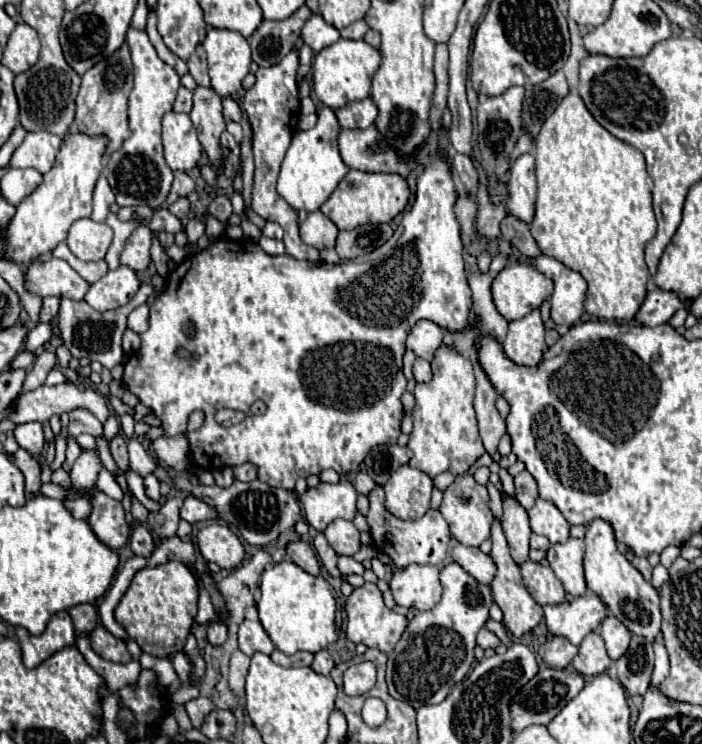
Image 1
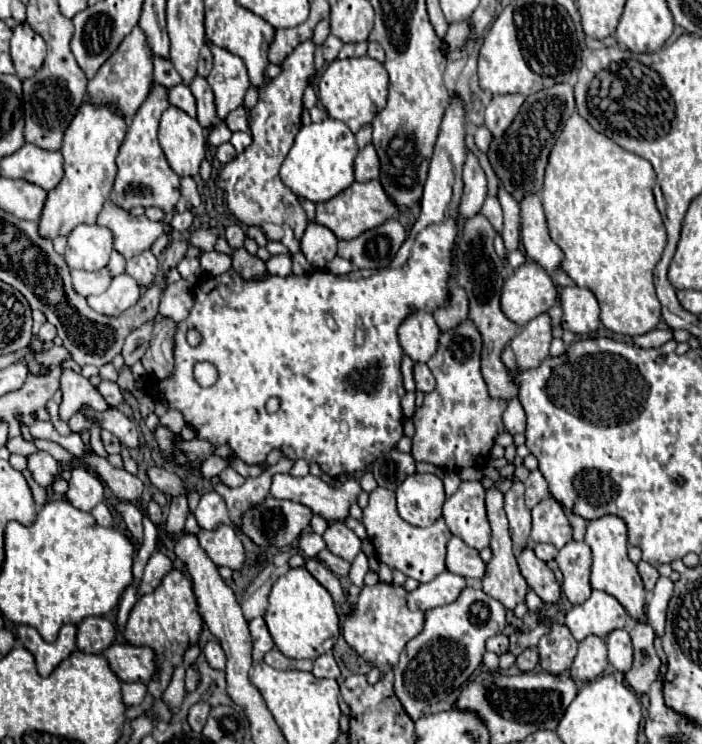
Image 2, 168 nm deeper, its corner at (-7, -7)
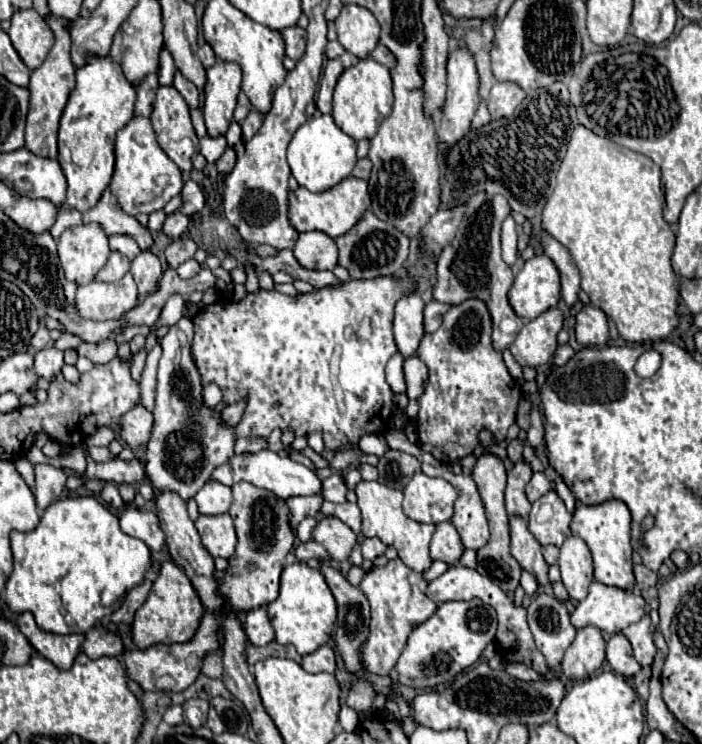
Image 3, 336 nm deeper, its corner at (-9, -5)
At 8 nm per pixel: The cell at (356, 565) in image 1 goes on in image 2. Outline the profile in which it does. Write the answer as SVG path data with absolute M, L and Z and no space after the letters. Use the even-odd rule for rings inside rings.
M321 550L317 556L315 556L317 560L321 560L333 574L337 574L337 576L347 576L349 574L349 562L345 562L343 558L339 558L339 556L335 556L335 554L331 554L329 550Z

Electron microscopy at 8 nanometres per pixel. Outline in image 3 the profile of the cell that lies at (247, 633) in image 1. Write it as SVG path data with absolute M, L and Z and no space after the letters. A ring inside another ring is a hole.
M255 608L255 610L247 612L245 632L247 632L249 642L255 644L255 646L267 646L269 642L275 640L273 626L271 626L271 622L267 618L267 610L265 608Z

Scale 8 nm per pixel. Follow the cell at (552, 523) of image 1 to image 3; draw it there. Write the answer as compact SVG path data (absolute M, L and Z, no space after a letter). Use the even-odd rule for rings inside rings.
M549 490L545 496L533 502L533 508L529 512L529 532L543 546L561 546L565 538L571 536L571 518L573 516L567 512L557 492Z

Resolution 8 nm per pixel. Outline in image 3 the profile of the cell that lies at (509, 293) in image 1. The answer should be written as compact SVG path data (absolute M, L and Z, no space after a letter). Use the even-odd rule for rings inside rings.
M545 254L527 260L509 290L509 304L515 314L523 320L533 320L551 306L557 306L559 300L561 286L555 264Z

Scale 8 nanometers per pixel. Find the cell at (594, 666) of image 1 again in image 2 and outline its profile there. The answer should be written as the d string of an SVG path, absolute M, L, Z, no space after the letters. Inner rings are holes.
M587 636L579 642L579 652L569 668L573 680L589 682L599 678L607 670L607 646L599 636Z

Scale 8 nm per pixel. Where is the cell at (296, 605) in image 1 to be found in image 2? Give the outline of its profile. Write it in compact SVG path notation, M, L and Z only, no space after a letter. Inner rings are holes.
M291 568L287 574L279 576L269 594L265 622L275 646L289 658L315 660L329 652L339 636L339 616L335 602L307 568Z

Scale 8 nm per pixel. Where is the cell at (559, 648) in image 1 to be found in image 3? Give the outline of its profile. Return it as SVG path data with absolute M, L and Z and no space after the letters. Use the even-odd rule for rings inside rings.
M541 592L527 608L527 622L537 648L547 660L547 666L557 668L577 634L569 622L567 608L557 602L557 598Z

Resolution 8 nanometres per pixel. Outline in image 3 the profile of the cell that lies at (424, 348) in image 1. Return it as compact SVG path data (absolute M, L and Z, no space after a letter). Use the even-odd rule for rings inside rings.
M409 294L395 304L393 334L403 358L417 356L417 348L425 336L423 310L425 302L421 300L419 294Z

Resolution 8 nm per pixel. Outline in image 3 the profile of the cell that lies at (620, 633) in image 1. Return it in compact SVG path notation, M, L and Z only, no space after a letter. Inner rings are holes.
M621 632L613 634L611 640L607 642L607 662L611 664L611 668L617 674L623 674L627 678L635 676L641 670L641 666L633 658L633 650L631 650L629 640Z

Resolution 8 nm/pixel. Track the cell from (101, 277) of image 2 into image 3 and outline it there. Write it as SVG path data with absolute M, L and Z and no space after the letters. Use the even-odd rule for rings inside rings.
M111 252L107 264L97 272L95 280L99 280L99 282L115 282L115 280L121 280L121 276L125 276L129 272L129 266L131 266L131 262L123 254Z

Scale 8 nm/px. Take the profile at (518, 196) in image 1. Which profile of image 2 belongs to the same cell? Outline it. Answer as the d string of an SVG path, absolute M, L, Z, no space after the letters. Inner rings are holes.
M531 194L521 202L521 242L529 258L539 262L549 274L561 270L563 250L551 240L541 198Z

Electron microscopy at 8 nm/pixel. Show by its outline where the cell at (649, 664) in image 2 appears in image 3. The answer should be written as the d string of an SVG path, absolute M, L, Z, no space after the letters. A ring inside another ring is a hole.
M645 614L639 622L631 624L629 628L625 628L625 630L621 630L621 632L629 638L629 642L631 642L631 646L633 646L635 660L637 660L643 668L651 666L651 664L653 664L653 658L655 658L655 654L657 654L657 648L655 648L655 644L653 644L653 634L651 634L651 618Z

